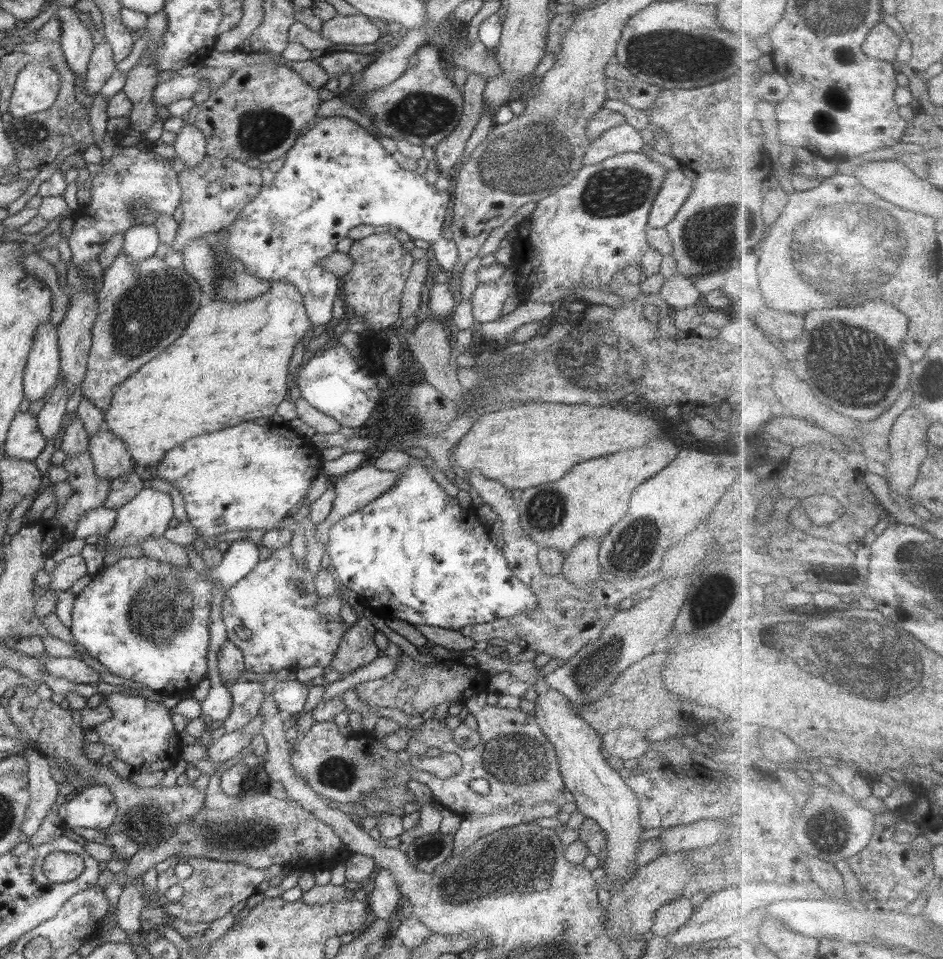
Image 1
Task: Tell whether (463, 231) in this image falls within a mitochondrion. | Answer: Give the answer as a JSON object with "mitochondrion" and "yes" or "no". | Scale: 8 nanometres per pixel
{"mitochondrion":"no"}

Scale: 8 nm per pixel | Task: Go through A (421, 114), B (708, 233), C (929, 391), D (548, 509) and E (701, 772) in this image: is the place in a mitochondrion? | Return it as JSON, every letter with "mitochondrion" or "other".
{"A":"mitochondrion","B":"mitochondrion","C":"mitochondrion","D":"mitochondrion","E":"other"}

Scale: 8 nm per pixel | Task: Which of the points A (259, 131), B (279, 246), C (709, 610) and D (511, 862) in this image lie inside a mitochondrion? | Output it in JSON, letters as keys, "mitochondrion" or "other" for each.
{"A":"mitochondrion","B":"other","C":"mitochondrion","D":"mitochondrion"}

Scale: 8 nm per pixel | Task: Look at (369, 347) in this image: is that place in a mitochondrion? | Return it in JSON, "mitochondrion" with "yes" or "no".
{"mitochondrion":"no"}

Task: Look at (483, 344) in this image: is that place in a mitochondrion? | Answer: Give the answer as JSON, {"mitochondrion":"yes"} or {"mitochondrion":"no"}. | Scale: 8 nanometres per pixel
{"mitochondrion":"no"}

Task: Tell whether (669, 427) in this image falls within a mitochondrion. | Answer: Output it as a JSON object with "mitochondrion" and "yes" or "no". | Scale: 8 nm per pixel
{"mitochondrion":"no"}

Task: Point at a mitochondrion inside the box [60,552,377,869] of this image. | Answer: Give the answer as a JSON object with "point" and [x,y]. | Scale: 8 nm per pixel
{"point":[160,613]}

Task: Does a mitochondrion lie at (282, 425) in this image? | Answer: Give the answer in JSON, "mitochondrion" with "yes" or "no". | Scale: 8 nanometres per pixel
{"mitochondrion":"no"}

